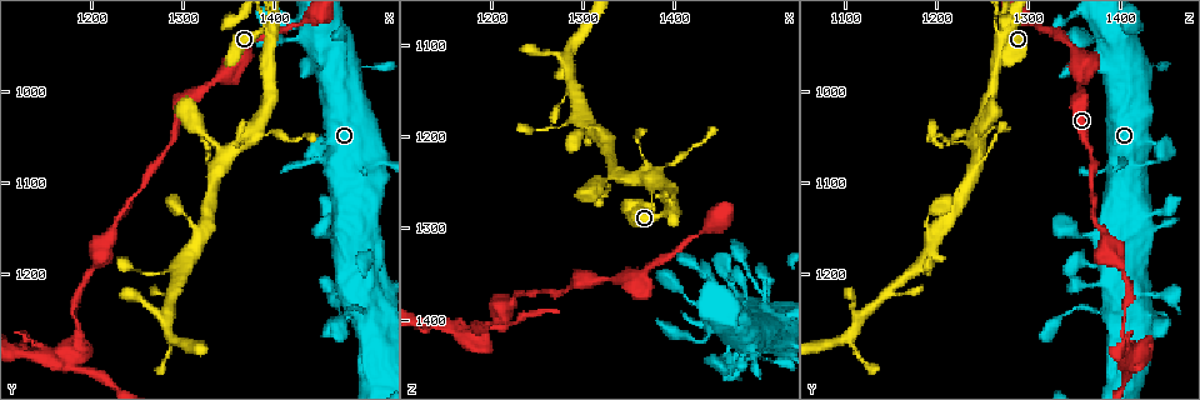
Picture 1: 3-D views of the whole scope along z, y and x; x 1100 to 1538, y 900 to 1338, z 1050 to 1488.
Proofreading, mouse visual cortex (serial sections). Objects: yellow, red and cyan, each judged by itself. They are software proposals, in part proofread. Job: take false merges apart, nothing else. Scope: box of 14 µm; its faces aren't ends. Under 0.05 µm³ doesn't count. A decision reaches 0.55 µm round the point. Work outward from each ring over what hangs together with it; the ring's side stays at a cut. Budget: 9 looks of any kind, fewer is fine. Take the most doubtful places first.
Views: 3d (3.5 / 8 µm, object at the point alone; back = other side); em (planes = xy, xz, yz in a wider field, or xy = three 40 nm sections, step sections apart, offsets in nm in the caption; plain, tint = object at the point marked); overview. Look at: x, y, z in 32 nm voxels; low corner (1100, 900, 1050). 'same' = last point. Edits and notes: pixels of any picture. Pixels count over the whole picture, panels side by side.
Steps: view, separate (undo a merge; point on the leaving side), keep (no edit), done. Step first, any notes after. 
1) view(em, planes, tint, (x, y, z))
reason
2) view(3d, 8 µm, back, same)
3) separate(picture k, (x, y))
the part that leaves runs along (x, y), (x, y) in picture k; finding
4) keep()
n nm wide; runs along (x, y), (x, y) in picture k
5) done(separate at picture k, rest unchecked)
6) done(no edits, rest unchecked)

view(3d, 3.5 µm, (1390, 935, 1265))
sharp bend

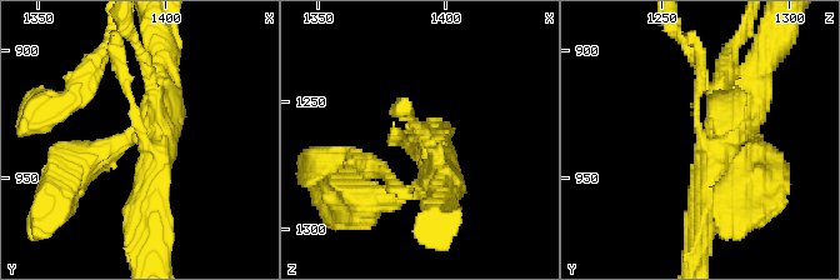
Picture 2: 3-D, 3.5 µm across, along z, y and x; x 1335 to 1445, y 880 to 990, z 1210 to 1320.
view(em, xy, step 5, tint, (1390, 934, 1266))
3 arms; arms of 150, 200, 350 nm

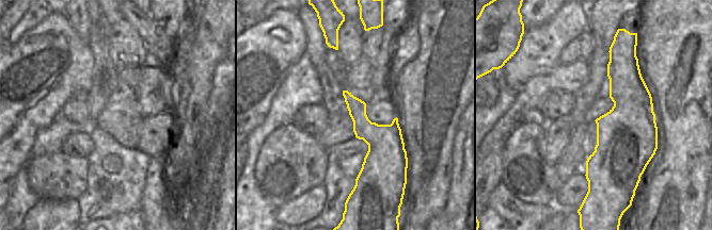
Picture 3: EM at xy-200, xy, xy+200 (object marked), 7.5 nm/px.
view(em, xy, step 2, tint, same)
another direction

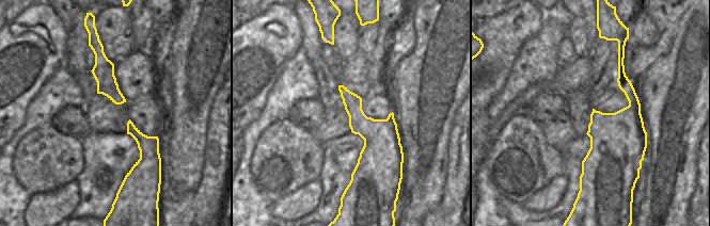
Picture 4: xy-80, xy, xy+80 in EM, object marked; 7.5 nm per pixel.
keep()
runs along (413, 189), (435, 154), (398, 141) in picture 2; continuous, no second cell

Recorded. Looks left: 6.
view(3d, 3.5 µm, (1180, 1280, 1415))
three-way junction

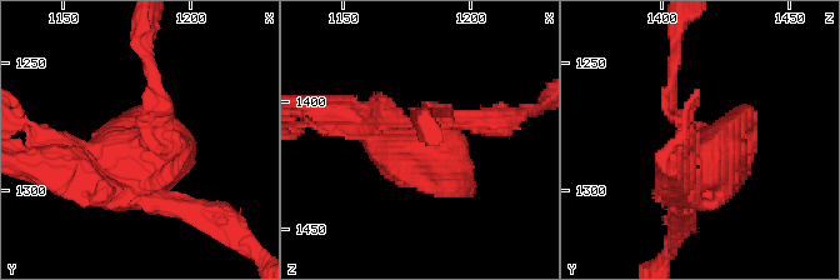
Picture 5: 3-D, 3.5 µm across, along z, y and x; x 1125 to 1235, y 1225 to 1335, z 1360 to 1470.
view(em, xy, step 3, tint, (1181, 1281, 1416))

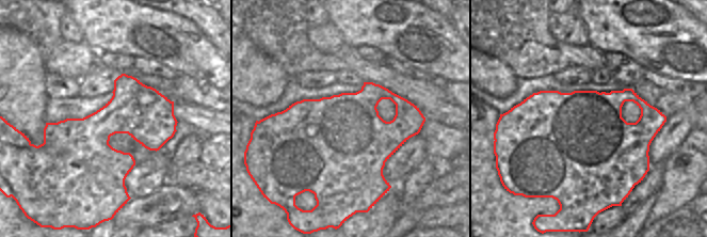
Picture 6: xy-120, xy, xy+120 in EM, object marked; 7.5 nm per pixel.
separate(picture 5, (68, 164))
the part that leaves runs along (94, 175), (33, 168) in picture 5; two cells meet here

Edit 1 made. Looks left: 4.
view(3d, 3.5 µm, back, (1380, 1045, 1235))
four arms meet

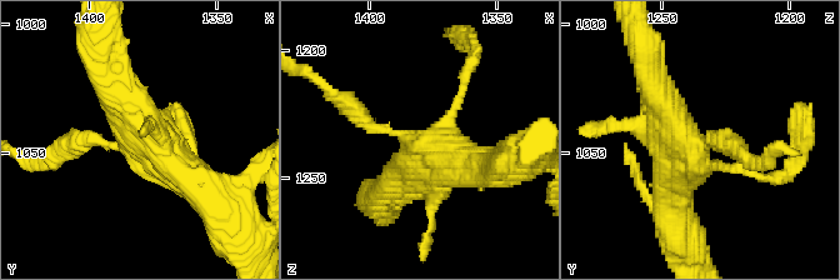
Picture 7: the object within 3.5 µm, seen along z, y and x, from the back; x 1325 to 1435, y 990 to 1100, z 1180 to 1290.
view(em, xy, step 2, tint, (1381, 1047, 1240))

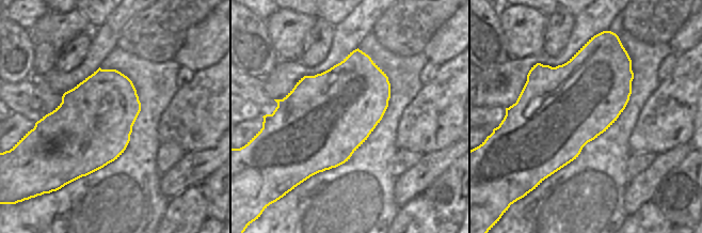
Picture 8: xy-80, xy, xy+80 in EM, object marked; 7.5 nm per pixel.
view(em, planes, tint, same)
another direction

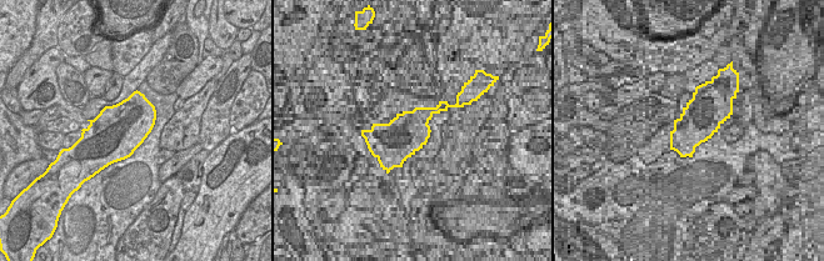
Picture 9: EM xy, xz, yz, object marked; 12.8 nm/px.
keep()
runs along (105, 70), (163, 150), (213, 200) in picture 7; all the same cell

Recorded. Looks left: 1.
done(separate at picture 5, rest unchecked)

